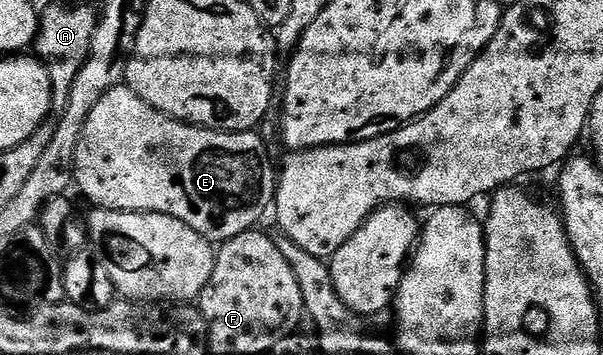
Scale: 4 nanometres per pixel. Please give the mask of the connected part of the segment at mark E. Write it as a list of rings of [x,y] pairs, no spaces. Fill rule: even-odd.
[[[120,84],[114,86],[89,112],[85,124],[81,128],[77,152],[75,153],[75,176],[74,185],[79,186],[79,190],[92,203],[95,208],[104,210],[136,210],[142,214],[164,214],[173,216],[181,220],[181,224],[189,224],[193,232],[197,232],[202,238],[207,239],[212,244],[222,244],[230,240],[233,236],[241,236],[241,232],[254,230],[260,225],[259,221],[263,218],[263,213],[272,209],[275,200],[275,187],[277,185],[276,167],[271,167],[271,158],[267,155],[269,150],[268,143],[264,142],[258,133],[249,130],[238,132],[228,132],[226,130],[205,130],[201,126],[192,126],[185,122],[180,122],[178,118],[169,118],[161,111],[155,110],[141,96],[134,94],[130,86]]]

